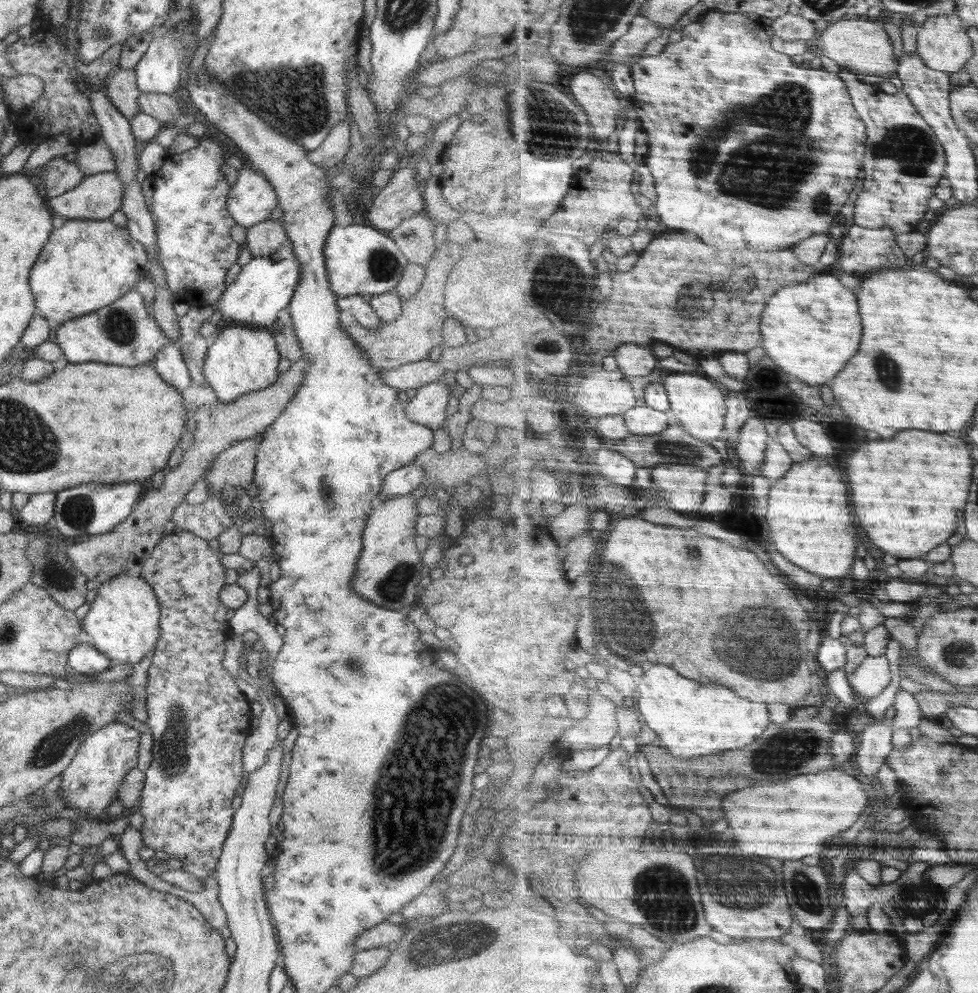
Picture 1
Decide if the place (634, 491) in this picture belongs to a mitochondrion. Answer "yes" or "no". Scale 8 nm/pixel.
no

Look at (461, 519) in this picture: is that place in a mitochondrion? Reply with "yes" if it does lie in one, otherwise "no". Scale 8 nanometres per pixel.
no

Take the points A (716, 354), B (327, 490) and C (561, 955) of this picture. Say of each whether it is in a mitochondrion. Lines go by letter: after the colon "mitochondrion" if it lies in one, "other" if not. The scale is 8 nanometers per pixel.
A: other
B: mitochondrion
C: other

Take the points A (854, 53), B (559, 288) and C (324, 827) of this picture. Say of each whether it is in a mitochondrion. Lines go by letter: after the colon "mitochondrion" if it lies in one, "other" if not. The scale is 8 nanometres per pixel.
A: other
B: mitochondrion
C: other

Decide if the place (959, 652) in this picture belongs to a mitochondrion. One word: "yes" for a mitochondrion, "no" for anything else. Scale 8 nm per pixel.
yes

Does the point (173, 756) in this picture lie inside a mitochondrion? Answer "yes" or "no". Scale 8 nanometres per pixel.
yes

